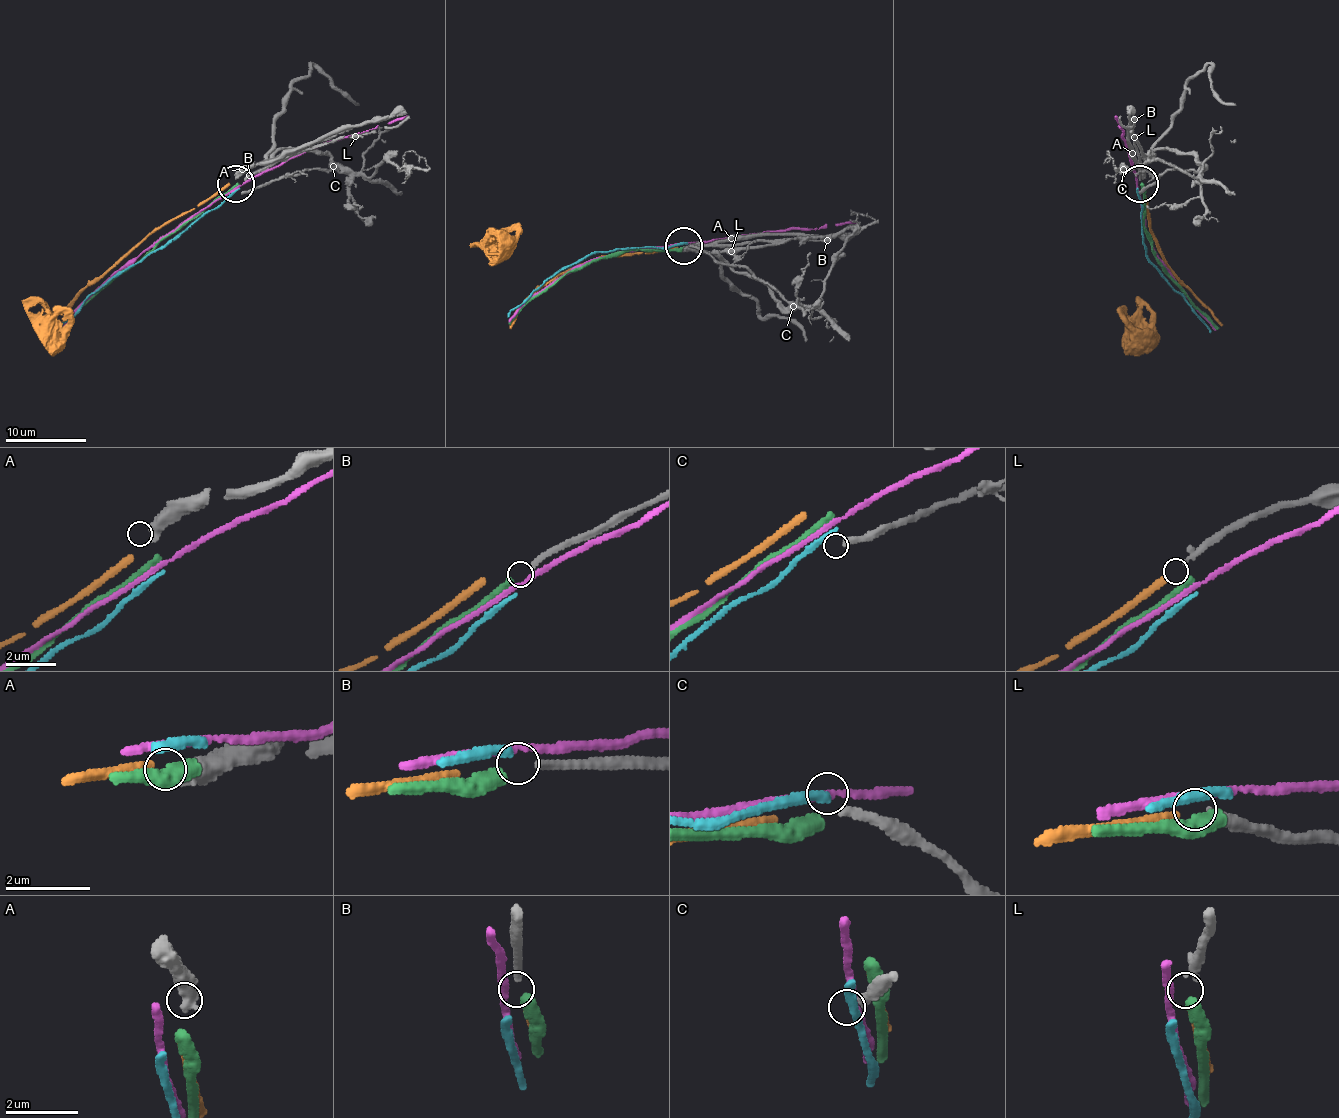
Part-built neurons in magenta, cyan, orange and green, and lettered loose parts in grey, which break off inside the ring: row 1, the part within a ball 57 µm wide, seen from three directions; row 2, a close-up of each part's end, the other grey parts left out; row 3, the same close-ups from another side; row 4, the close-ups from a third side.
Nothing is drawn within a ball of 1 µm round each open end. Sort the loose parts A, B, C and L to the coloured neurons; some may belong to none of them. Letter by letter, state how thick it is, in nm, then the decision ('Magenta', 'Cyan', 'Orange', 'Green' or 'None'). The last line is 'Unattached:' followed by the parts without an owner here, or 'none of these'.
A: Thickness 440 nm. None
B: Thickness 200 nm. Green
C: Thickness 240 nm. None
L: Thickness 220 nm. Orange
Unattached: A, C

